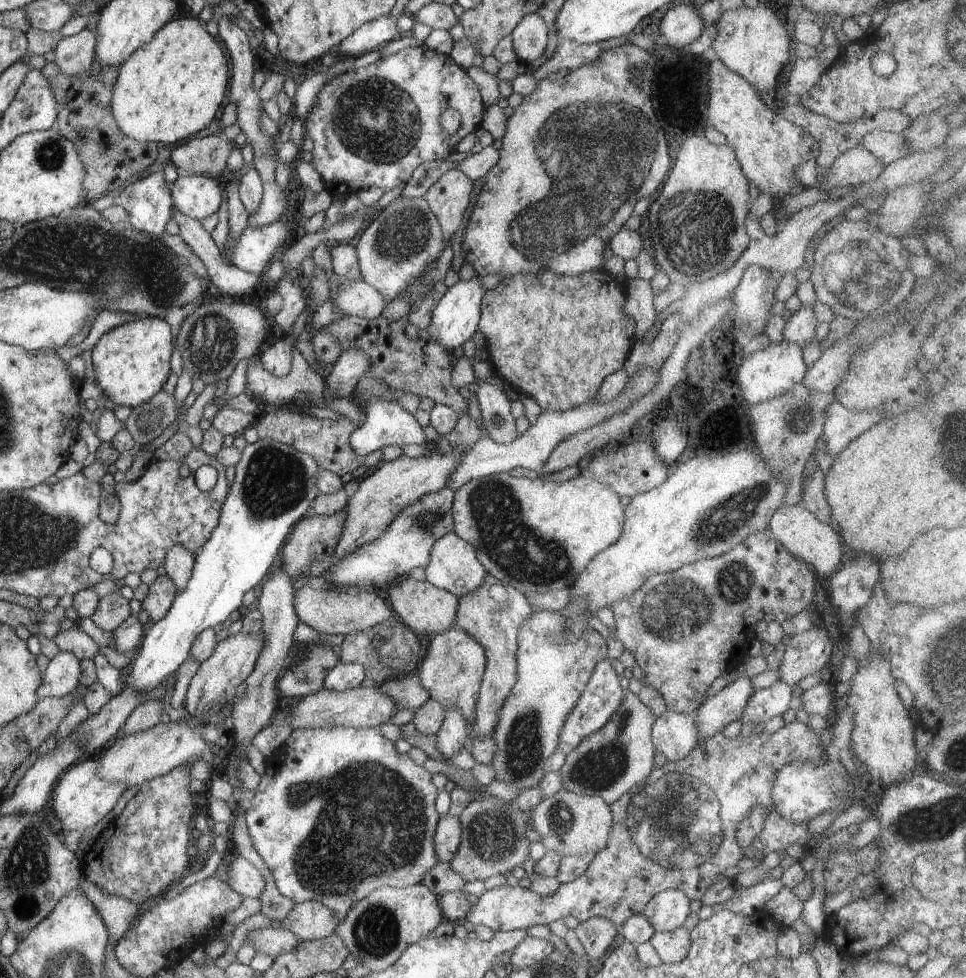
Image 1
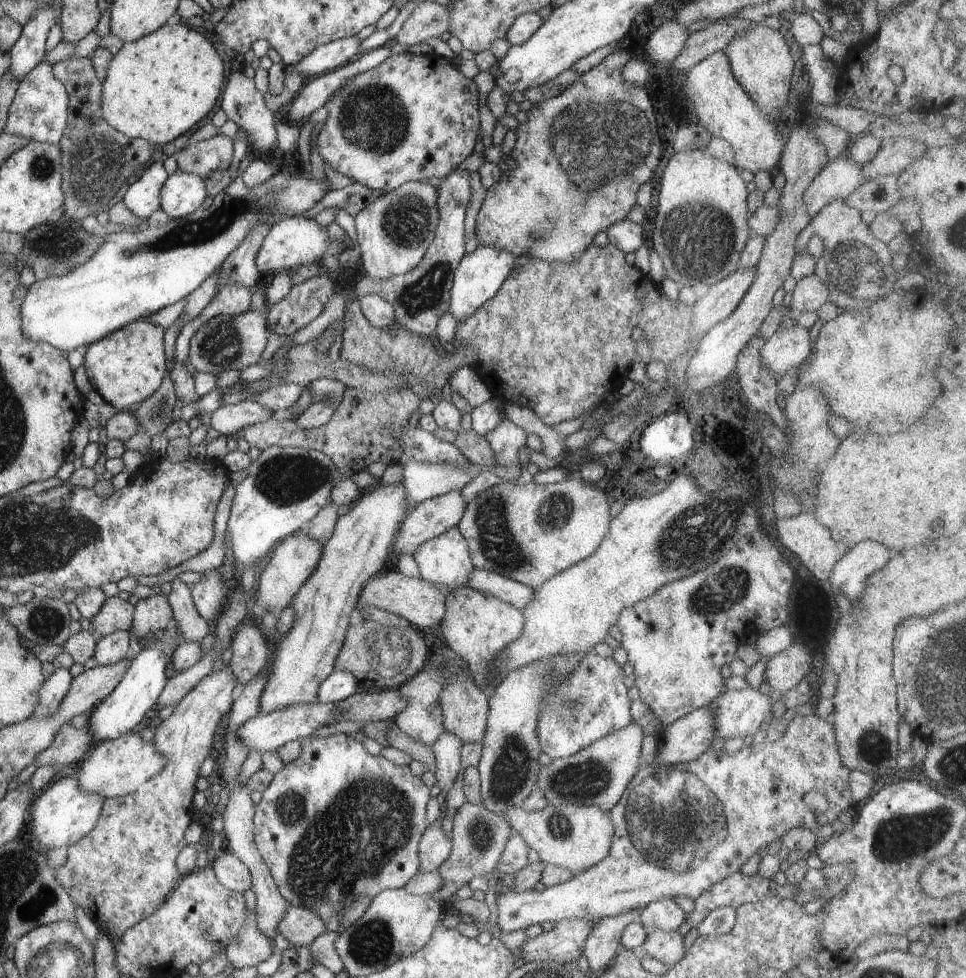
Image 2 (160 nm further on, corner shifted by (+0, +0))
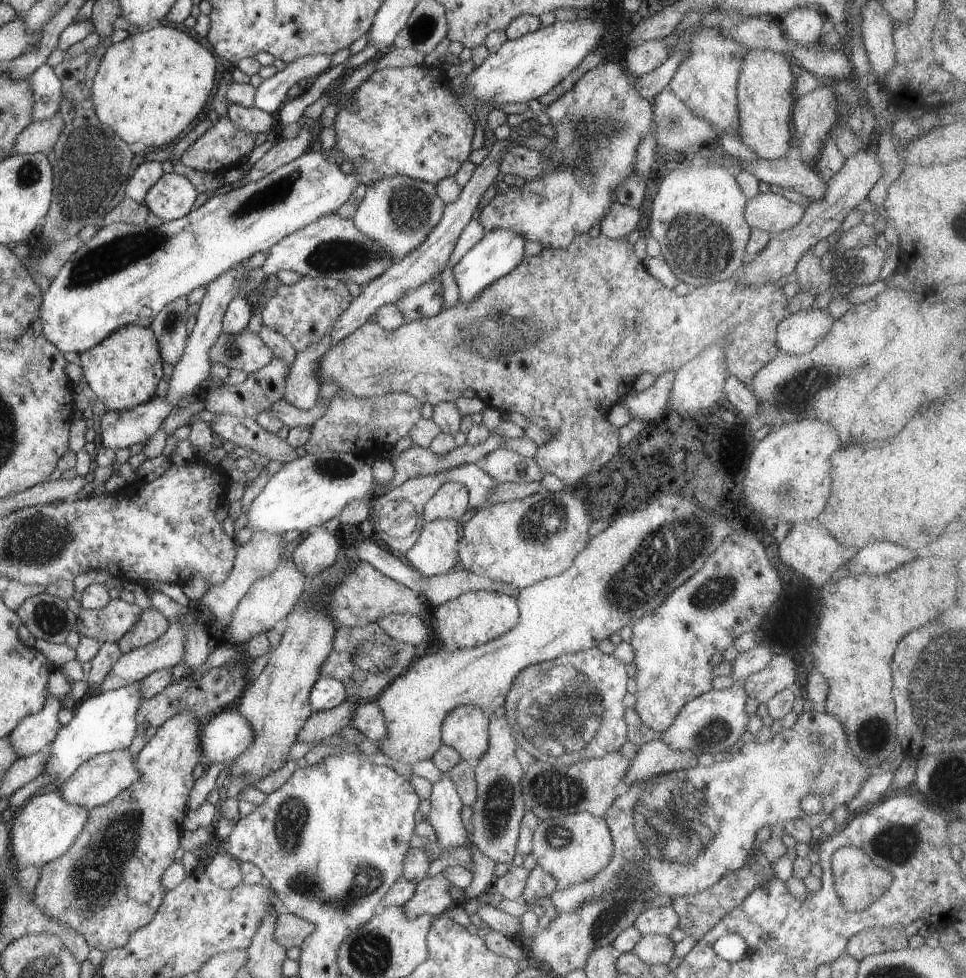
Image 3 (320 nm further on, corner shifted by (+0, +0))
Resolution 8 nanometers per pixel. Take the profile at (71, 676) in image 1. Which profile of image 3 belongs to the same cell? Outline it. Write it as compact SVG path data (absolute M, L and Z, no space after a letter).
M50 695L41 711L22 719L16 730L7 736L18 759L25 759L42 751L56 738L62 725L58 718L61 704L59 699Z

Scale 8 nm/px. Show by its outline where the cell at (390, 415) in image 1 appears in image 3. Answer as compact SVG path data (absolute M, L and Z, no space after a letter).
M465 464L459 467L441 471L445 474L446 481L454 481L464 484L468 489L468 515L480 509L485 509L488 505L488 496L492 490L496 488L498 482L495 481L489 474L486 474L476 464Z

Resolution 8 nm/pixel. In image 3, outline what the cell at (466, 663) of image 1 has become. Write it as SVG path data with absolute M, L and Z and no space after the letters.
M472 705L457 706L444 719L441 741L453 748L462 761L477 764L489 747L488 725L489 717L482 709Z

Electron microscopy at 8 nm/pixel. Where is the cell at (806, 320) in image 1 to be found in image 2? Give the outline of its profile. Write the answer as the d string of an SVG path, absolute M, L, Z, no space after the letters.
M816 273L798 280L792 291L791 311L803 314L804 311L816 312L830 300L828 287Z

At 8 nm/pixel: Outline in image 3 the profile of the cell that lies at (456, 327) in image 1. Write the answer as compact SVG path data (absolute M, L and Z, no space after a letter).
M496 229L484 233L483 238L462 256L454 265L453 275L459 288L459 298L464 304L474 300L486 287L495 283L516 268L524 256L526 240L522 235L510 229Z

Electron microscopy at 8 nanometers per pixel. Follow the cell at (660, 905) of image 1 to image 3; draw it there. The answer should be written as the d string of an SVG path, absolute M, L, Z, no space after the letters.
M650 907L642 911L634 921L633 927L643 935L662 935L669 937L677 927L679 916L670 907Z

